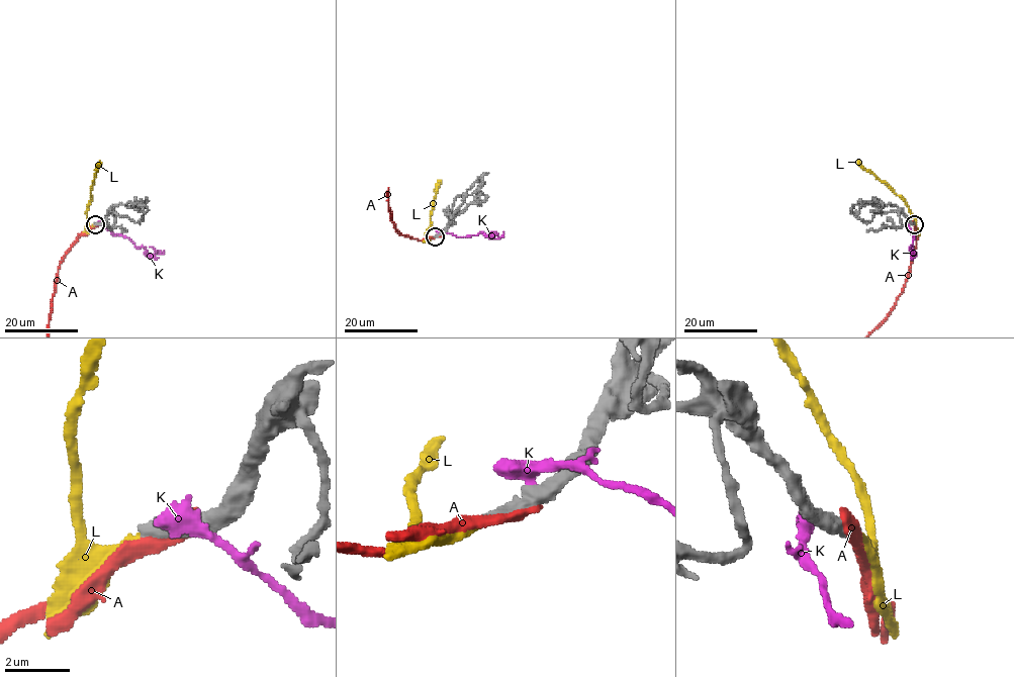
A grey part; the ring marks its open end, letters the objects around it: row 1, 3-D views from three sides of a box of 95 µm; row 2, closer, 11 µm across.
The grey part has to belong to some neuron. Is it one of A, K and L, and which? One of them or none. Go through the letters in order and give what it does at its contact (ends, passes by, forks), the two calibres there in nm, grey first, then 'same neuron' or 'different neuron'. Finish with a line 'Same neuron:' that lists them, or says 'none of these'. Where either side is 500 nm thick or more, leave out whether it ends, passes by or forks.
A: 600/500 nm | different neuron
K: it passes by | 480/400 nm | different neuron
L: it ends | 400/300 nm | same neuron
Same neuron: L

